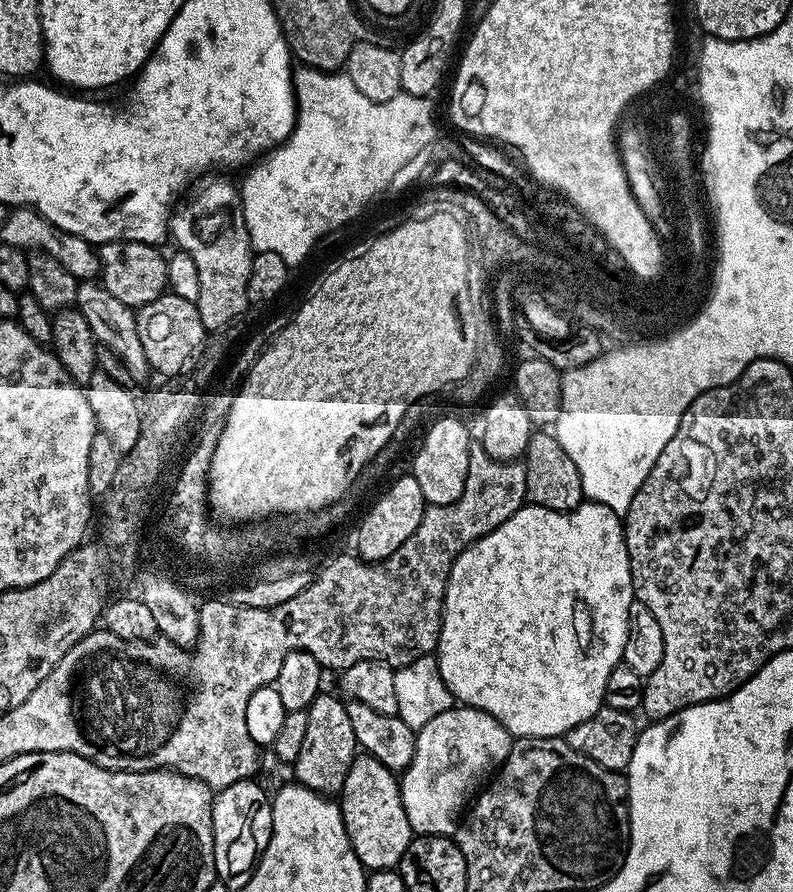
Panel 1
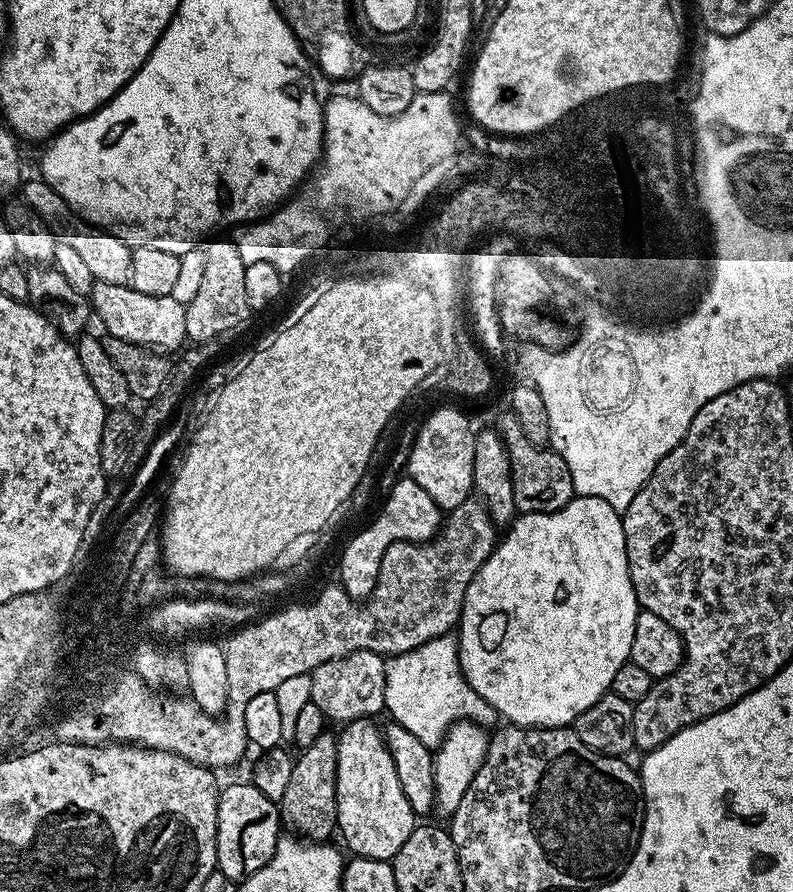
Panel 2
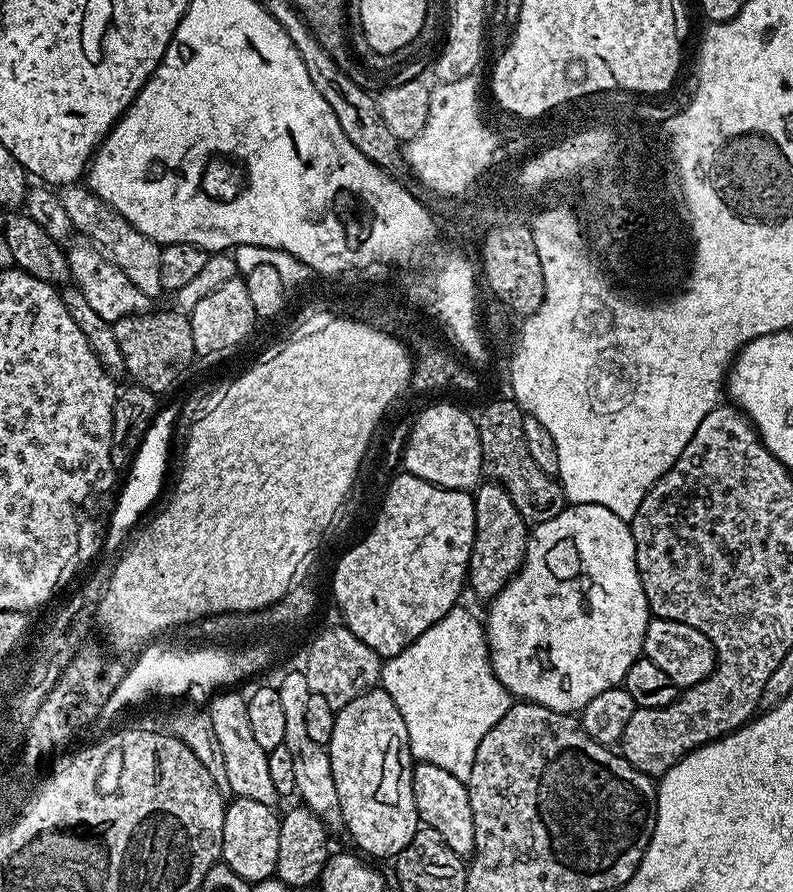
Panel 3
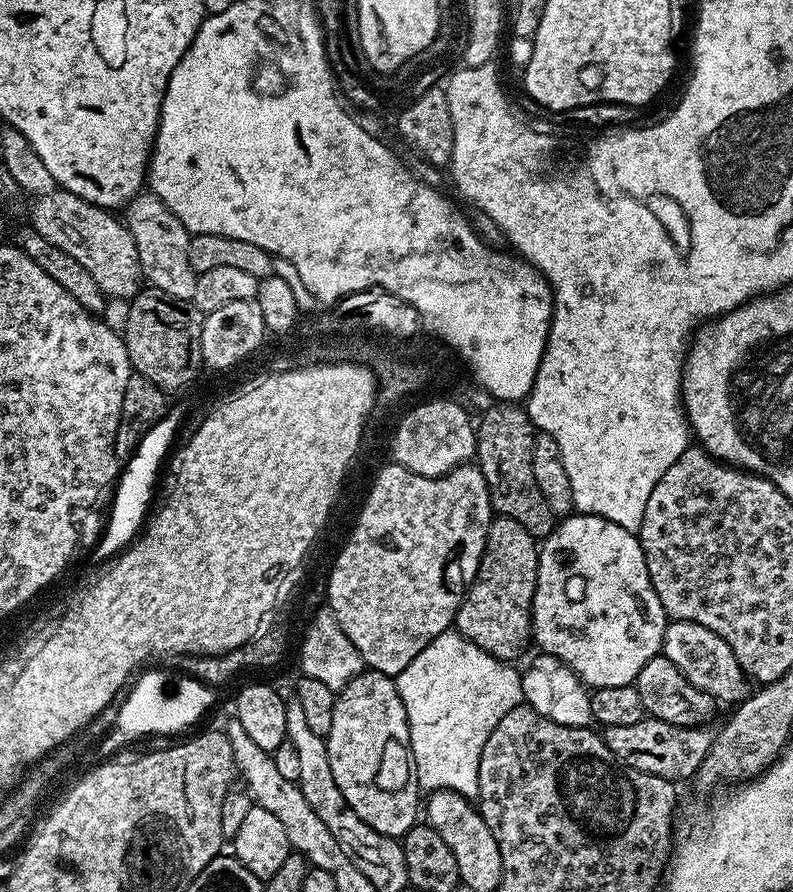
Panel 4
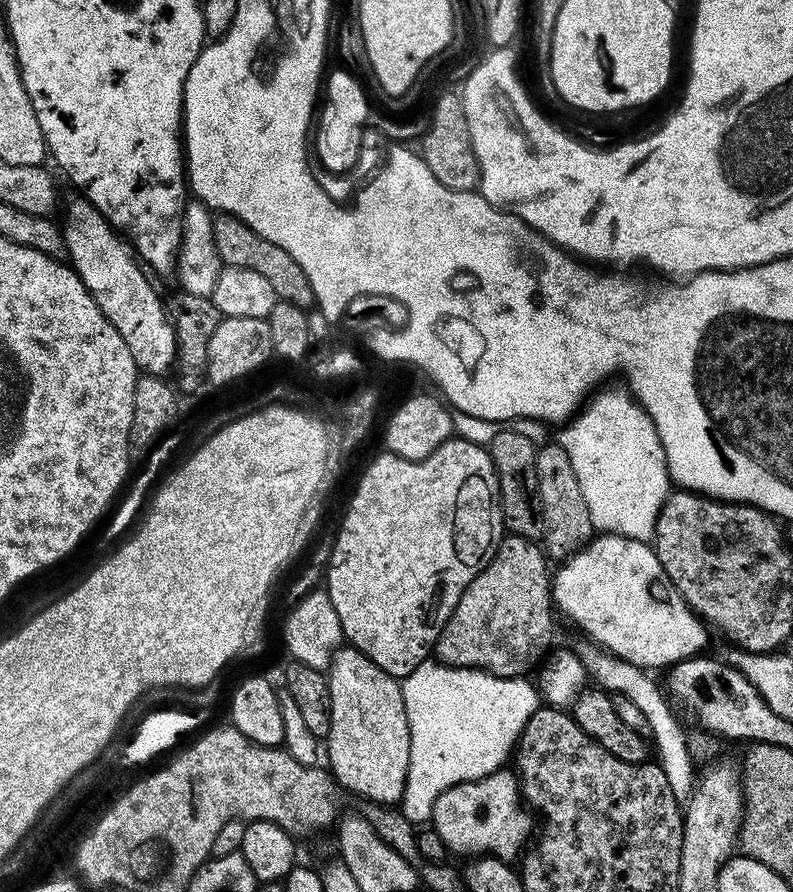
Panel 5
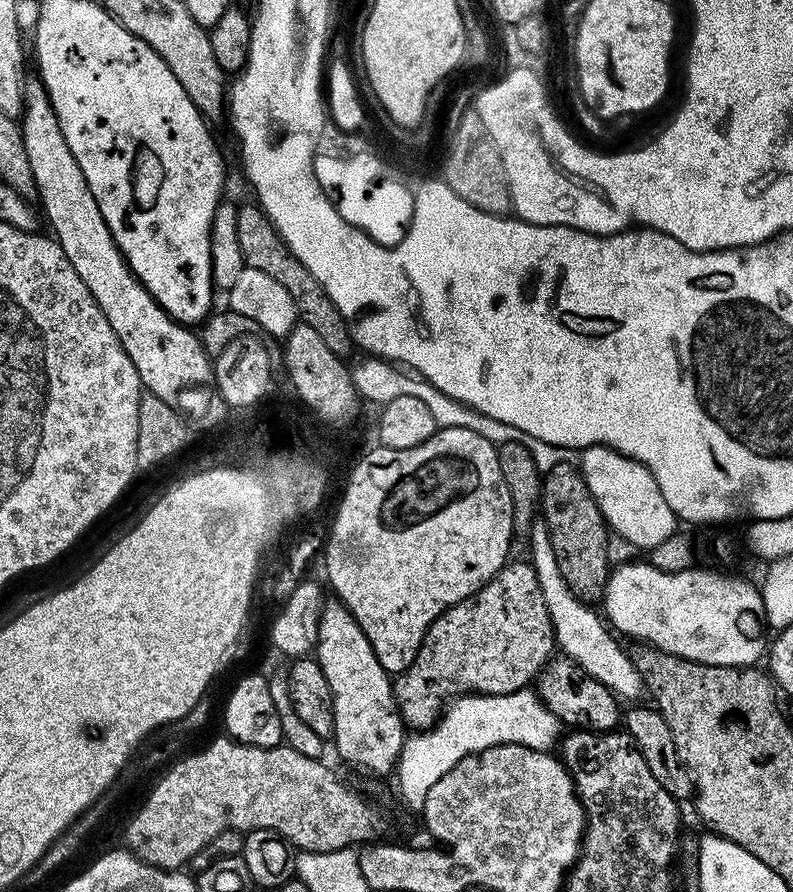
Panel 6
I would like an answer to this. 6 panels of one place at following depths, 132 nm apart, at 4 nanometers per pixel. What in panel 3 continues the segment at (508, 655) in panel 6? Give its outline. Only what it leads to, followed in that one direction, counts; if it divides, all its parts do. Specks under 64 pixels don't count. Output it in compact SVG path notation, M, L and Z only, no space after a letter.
M495 482L481 483L475 489L476 497L476 533L474 546L468 563L468 580L470 592L483 602L491 602L516 577L524 565L528 549L529 525L525 524L518 506L510 502L510 494L502 485Z

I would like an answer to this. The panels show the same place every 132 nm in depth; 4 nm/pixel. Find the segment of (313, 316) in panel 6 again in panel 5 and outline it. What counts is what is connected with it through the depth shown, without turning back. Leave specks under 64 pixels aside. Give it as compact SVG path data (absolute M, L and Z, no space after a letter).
M217 215L212 225L214 226L214 250L218 250L221 265L254 270L254 274L262 274L262 278L266 278L266 282L274 286L274 294L280 300L305 310L313 307L310 278L306 278L302 266L298 266L298 262L294 262L294 258L290 258L290 254L282 250L282 246L274 246L274 242L266 242L262 234L250 230L246 222L233 216Z

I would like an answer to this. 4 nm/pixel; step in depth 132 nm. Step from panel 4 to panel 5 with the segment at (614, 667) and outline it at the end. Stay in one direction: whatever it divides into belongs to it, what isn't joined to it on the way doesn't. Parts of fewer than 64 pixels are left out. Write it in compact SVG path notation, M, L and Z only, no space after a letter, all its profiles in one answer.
M607 534L597 535L595 538L588 541L579 552L569 556L567 560L559 565L560 568L555 569L554 575L550 580L550 587L552 589L552 603L558 607L558 612L565 616L572 624L577 624L586 635L593 645L599 646L606 653L611 653L618 659L625 660L626 663L632 663L634 667L642 668L645 670L653 670L652 668L667 669L669 666L676 664L680 660L688 660L691 656L701 655L705 651L704 648L708 644L708 632L703 620L692 611L692 608L685 600L676 593L667 576L664 575L662 566L656 557L656 549L651 543L643 540L631 540L630 538L622 538L621 536L610 536Z

